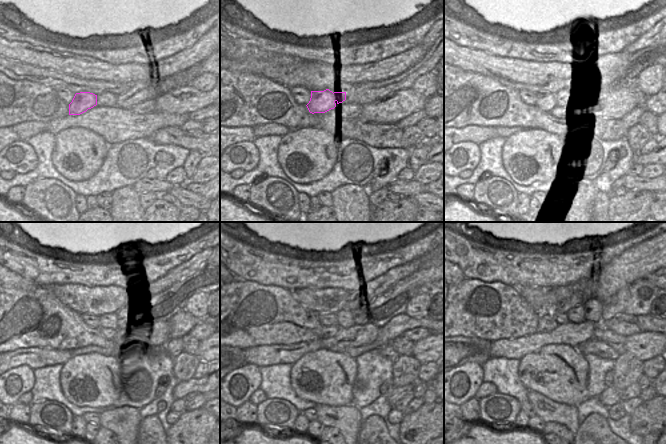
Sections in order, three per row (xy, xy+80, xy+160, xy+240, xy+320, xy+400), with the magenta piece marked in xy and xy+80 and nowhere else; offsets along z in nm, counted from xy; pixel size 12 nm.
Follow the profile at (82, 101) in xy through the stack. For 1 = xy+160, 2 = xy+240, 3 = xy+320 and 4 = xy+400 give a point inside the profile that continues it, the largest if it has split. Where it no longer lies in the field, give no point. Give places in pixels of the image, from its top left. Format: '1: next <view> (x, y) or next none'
1: next xy+160 (547, 101)
2: next xy+240 (109, 321)
3: next xy+320 (344, 318)
4: next xy+400 (576, 315)

